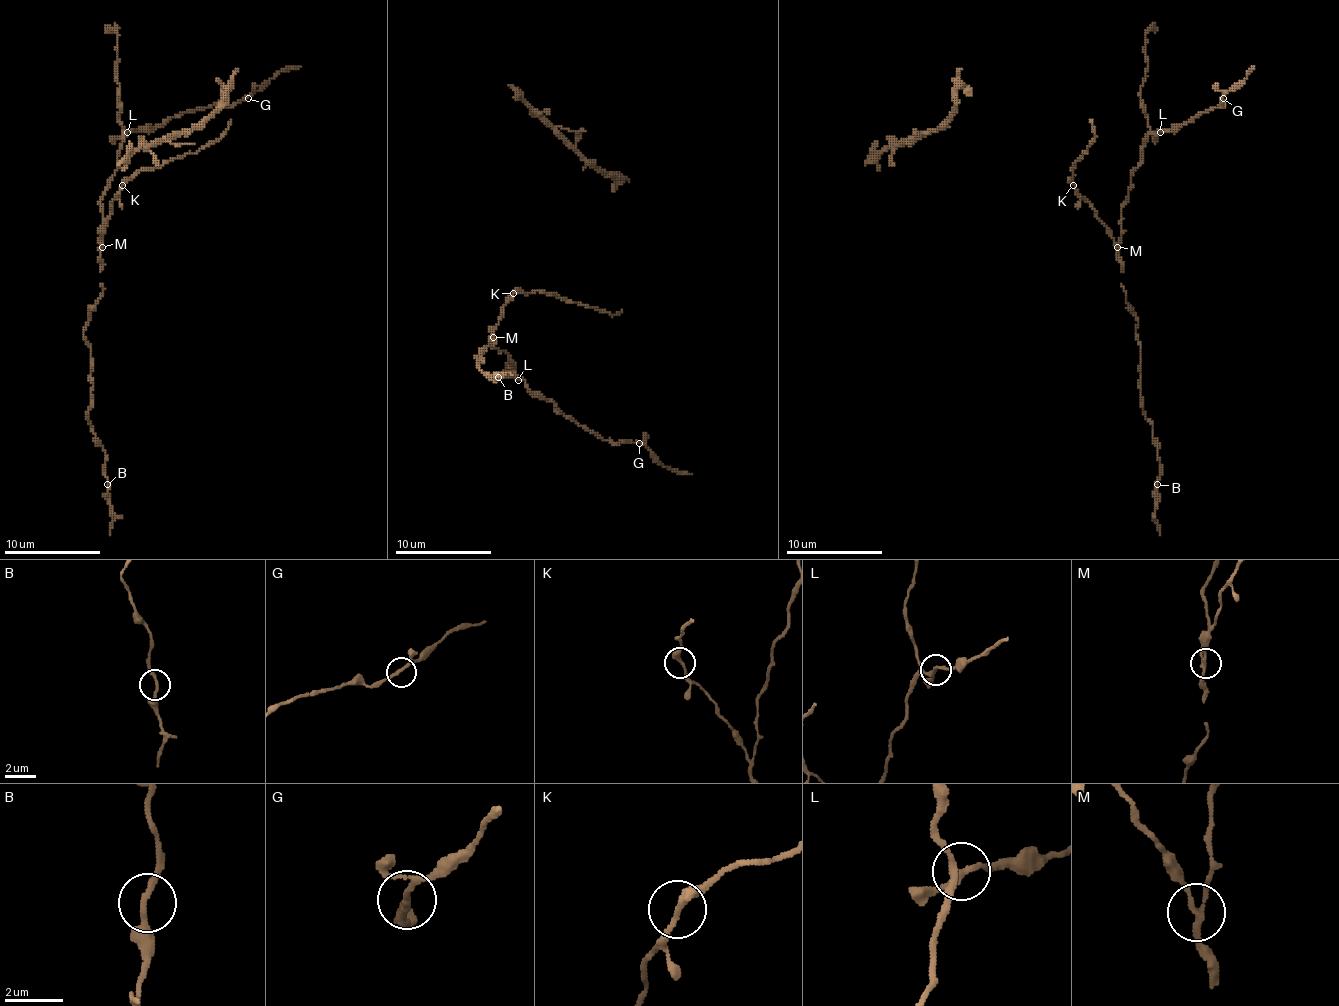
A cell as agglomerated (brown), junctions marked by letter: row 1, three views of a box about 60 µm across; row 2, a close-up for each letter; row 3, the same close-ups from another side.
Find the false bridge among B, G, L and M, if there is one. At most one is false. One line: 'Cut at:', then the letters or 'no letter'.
Cut at: M

